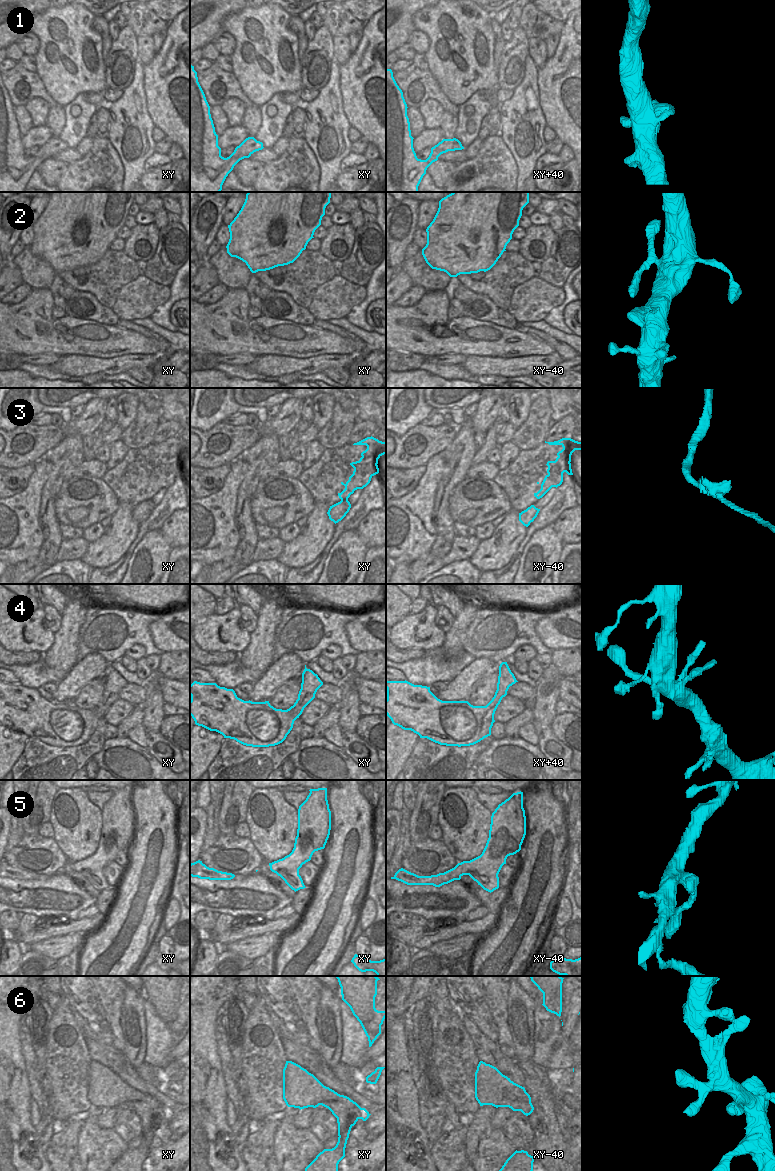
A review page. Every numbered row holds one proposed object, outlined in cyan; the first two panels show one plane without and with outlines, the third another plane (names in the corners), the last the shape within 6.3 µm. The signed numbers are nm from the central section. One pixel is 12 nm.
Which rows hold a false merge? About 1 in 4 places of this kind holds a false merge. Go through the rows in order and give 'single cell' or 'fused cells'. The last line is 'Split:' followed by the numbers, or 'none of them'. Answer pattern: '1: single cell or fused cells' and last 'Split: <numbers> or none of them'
1: fused cells
2: single cell
3: single cell
4: single cell
5: single cell
6: single cell
Split: 1

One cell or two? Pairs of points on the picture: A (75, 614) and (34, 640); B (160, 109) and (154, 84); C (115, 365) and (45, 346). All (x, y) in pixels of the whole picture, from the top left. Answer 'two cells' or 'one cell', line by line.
A: two cells
B: one cell
C: two cells

